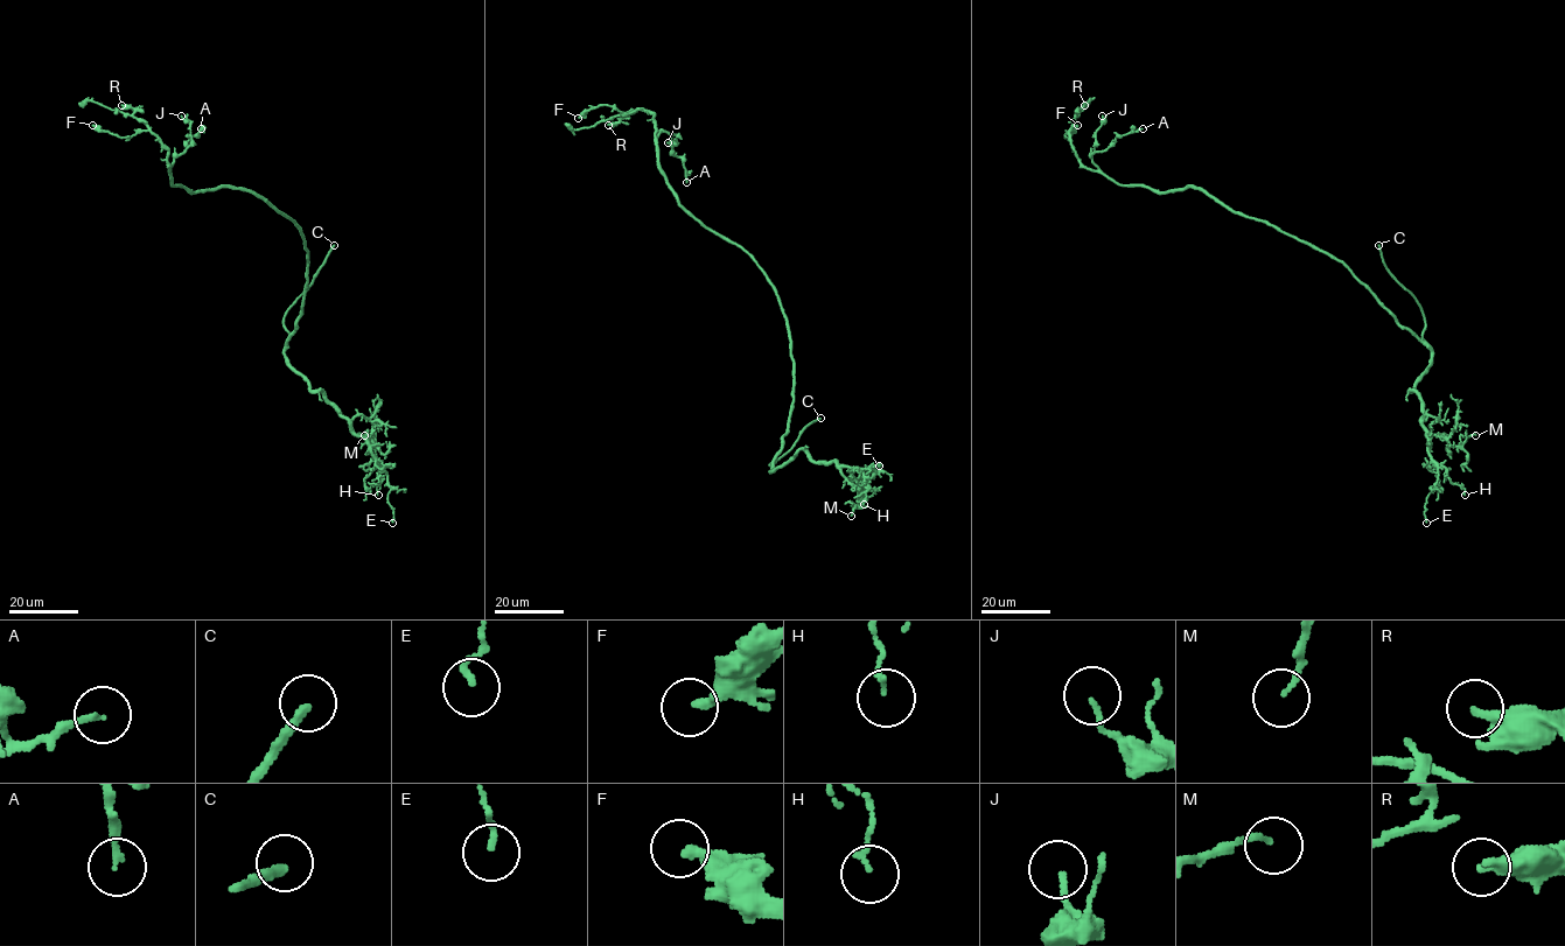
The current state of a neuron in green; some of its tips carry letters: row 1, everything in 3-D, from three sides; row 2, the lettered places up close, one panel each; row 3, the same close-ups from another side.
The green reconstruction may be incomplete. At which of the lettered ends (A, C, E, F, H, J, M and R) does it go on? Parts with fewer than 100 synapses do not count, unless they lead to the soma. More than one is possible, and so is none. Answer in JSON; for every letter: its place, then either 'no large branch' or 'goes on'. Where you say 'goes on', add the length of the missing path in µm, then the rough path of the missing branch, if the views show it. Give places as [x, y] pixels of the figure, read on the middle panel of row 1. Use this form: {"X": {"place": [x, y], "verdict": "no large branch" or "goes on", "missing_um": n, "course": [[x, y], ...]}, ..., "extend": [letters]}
{"A": {"place": [686, 182], "verdict": "no large branch"}, "C": {"place": [821, 418], "verdict": "goes on", "missing_um": 8}, "E": {"place": [879, 466], "verdict": "no large branch"}, "F": {"place": [578, 118], "verdict": "no large branch"}, "H": {"place": [864, 504], "verdict": "no large branch"}, "J": {"place": [668, 142], "verdict": "no large branch"}, "M": {"place": [851, 516], "verdict": "no large branch"}, "R": {"place": [608, 125], "verdict": "no large branch"}, "extend": ["C"]}

